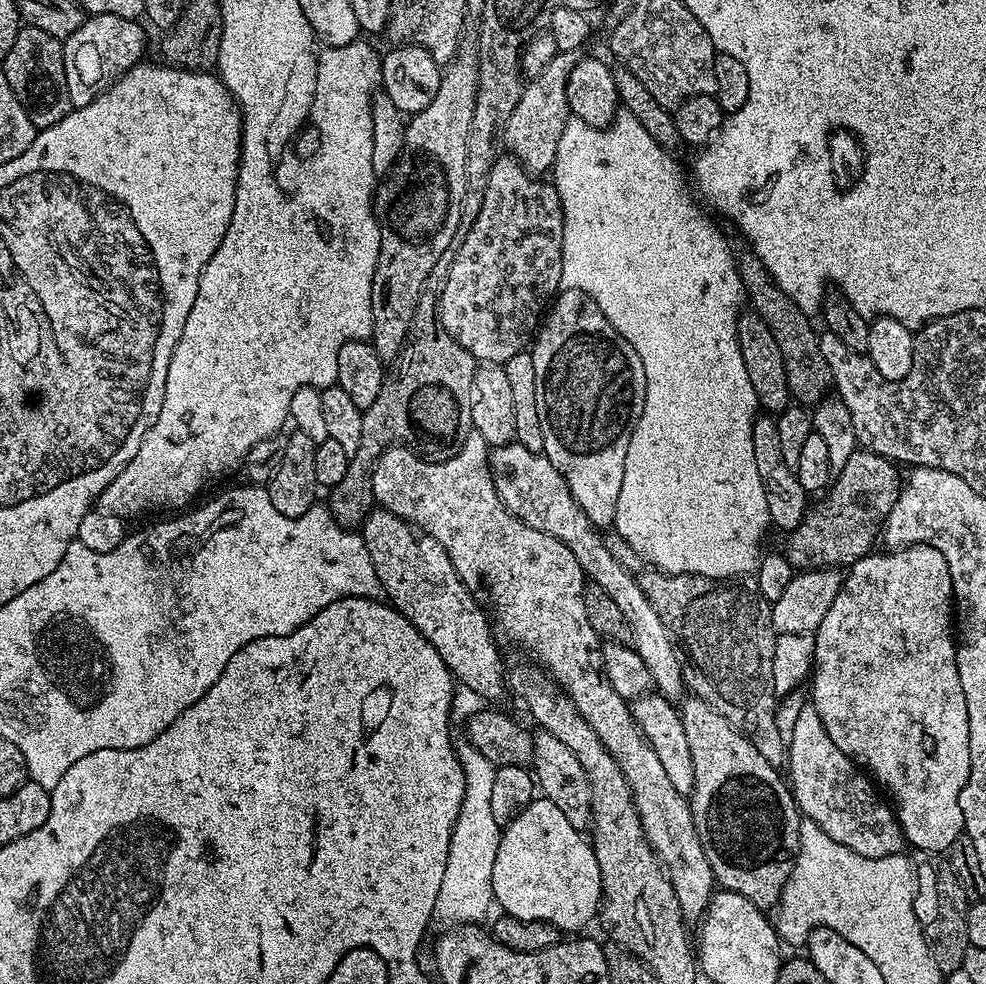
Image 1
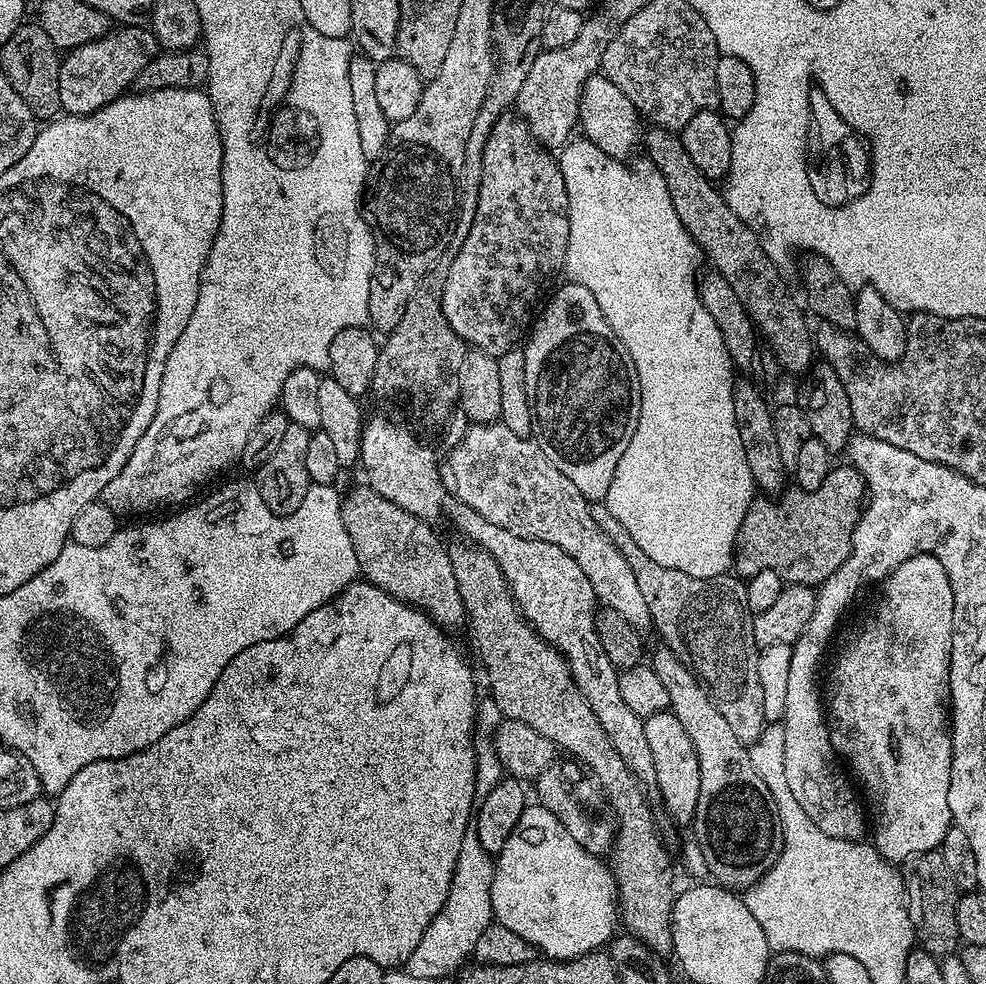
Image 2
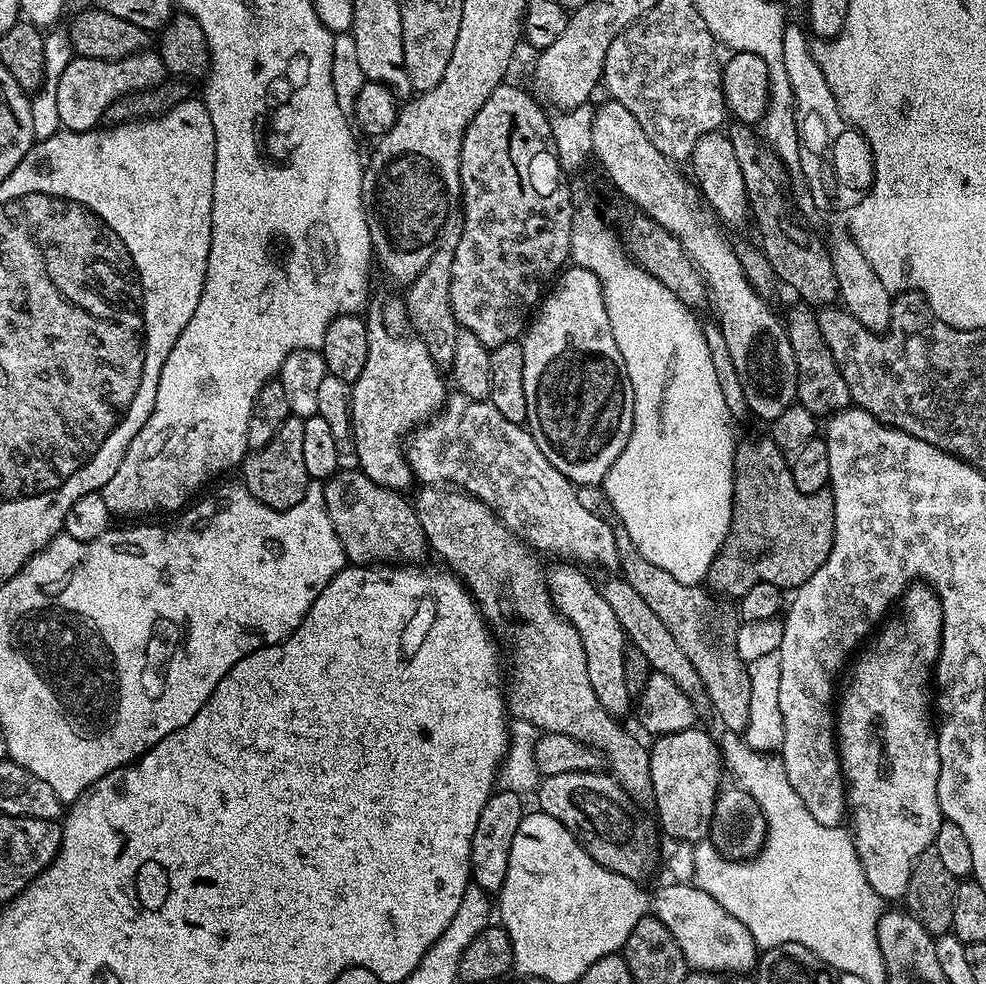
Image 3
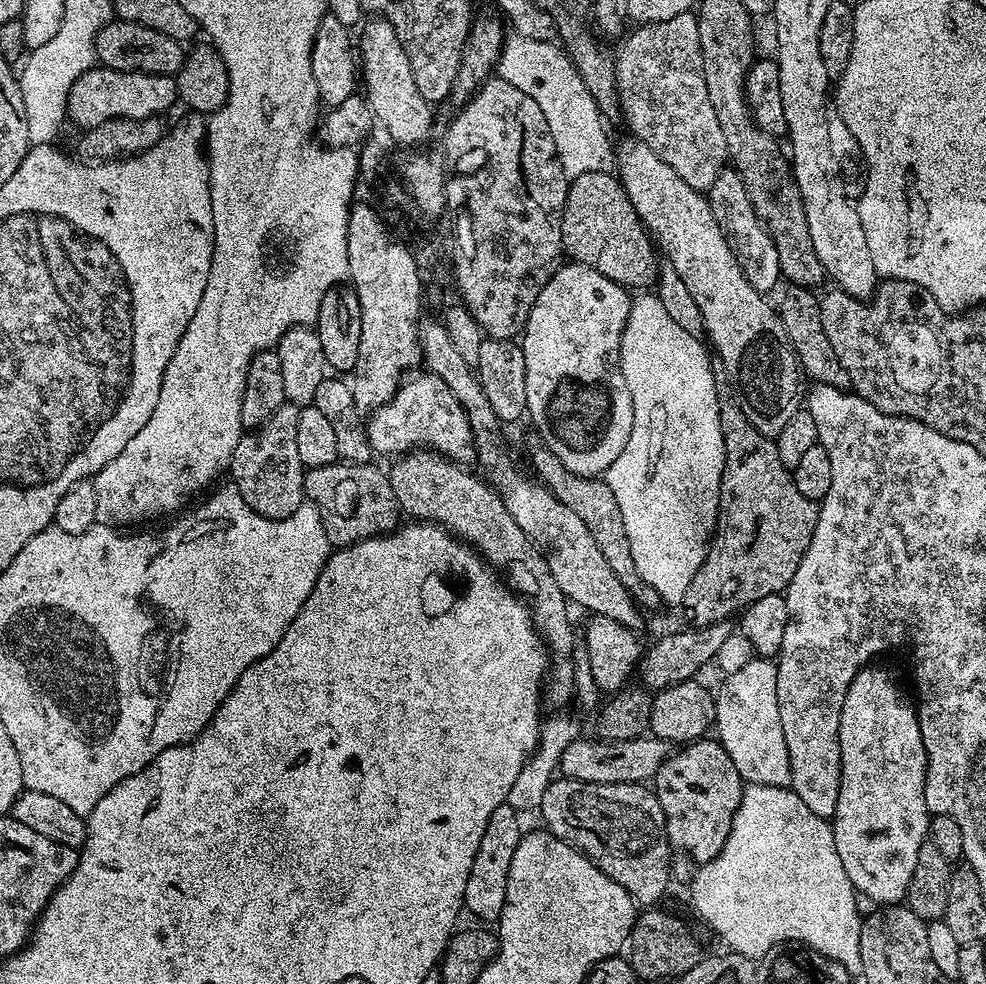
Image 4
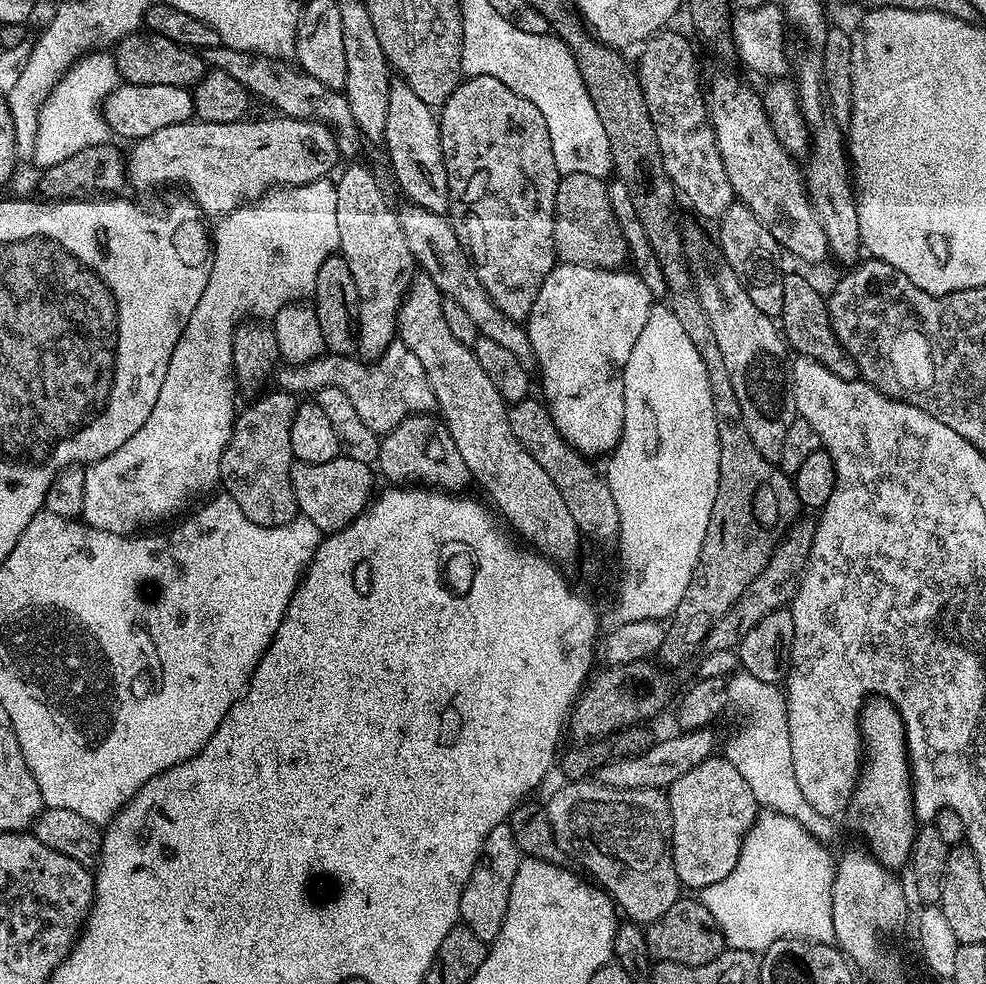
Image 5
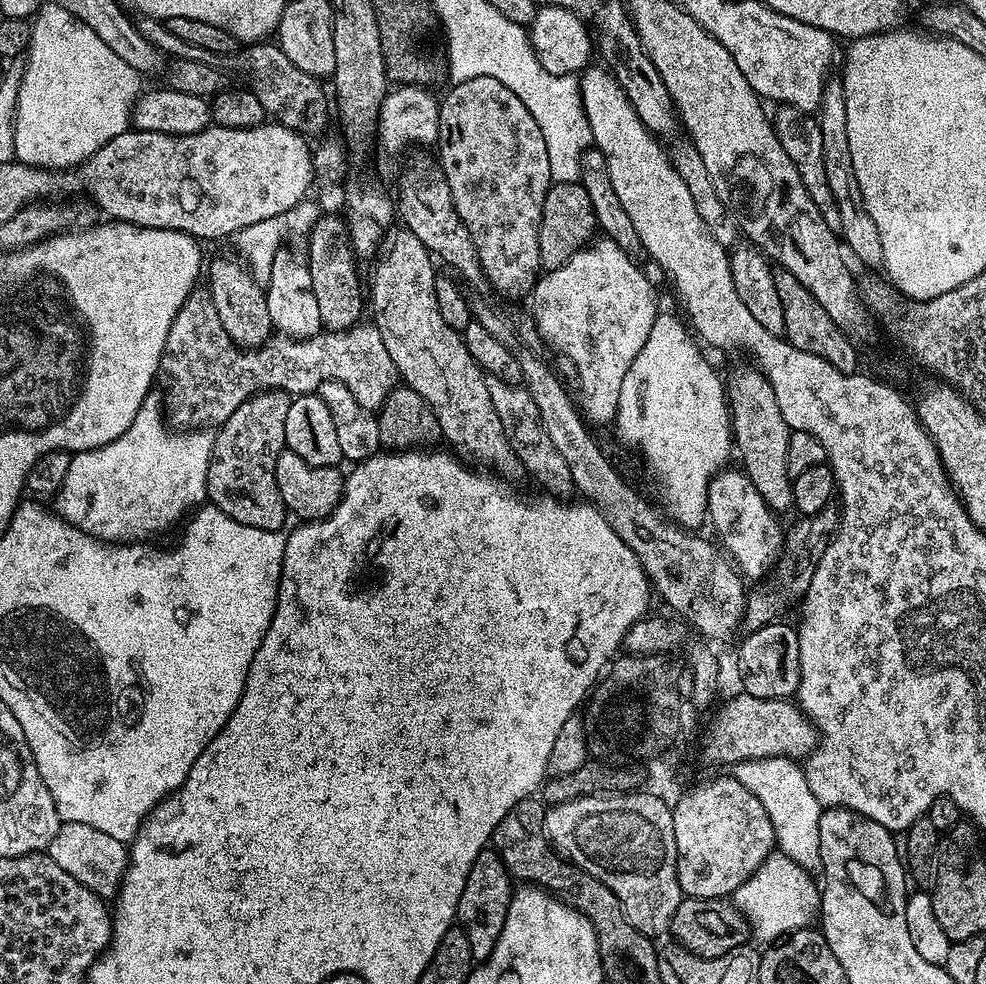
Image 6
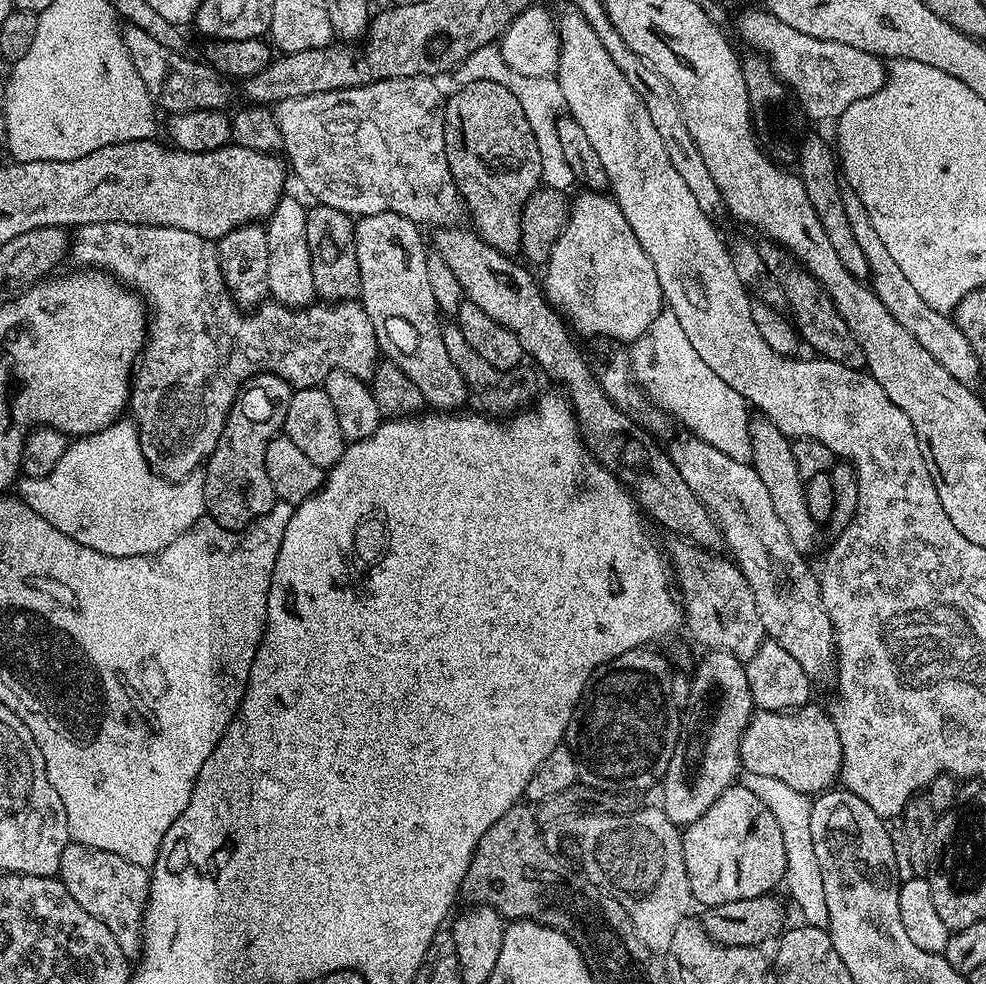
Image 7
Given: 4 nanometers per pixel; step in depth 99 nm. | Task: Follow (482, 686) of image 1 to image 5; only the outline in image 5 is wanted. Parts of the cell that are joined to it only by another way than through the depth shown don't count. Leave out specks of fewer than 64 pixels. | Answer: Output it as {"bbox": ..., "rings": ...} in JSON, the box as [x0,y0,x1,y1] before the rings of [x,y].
{"bbox":[290,454,376,534],"rings":[[[343,454],[324,463],[306,463],[295,459],[290,478],[295,490],[297,511],[310,518],[310,522],[318,526],[322,534],[343,532],[345,526],[360,516],[373,499],[376,476],[372,472],[371,465]]]}

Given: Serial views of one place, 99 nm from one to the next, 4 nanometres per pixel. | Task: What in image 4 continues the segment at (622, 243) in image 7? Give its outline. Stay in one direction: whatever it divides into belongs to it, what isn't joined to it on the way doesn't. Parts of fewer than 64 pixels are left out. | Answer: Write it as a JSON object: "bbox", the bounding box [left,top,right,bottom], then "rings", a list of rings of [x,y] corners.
{"bbox":[522,262,634,477],"rings":[[[568,262],[552,275],[550,282],[546,282],[546,286],[542,286],[542,294],[538,294],[522,333],[522,347],[526,358],[527,419],[529,421],[532,419],[532,424],[536,427],[537,434],[540,435],[537,436],[539,443],[549,448],[554,454],[554,458],[558,458],[558,462],[562,462],[562,466],[566,466],[566,470],[579,476],[599,477],[601,474],[607,473],[614,458],[618,458],[618,454],[622,454],[622,446],[626,446],[626,442],[630,438],[630,430],[634,426],[634,406],[630,402],[630,390],[626,386],[626,378],[620,373],[620,343],[626,326],[626,318],[631,309],[630,292],[624,285],[615,284],[610,278],[598,274],[596,268]]]}

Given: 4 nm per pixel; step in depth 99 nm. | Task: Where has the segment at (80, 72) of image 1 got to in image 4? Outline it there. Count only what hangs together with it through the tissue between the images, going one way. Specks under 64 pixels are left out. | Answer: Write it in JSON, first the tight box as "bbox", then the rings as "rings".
{"bbox":[67,66,177,130],"rings":[[[93,66],[78,78],[78,82],[74,82],[74,86],[70,86],[67,119],[73,120],[80,130],[87,130],[114,118],[141,120],[151,116],[163,117],[164,111],[177,100],[176,82],[171,76]]]}

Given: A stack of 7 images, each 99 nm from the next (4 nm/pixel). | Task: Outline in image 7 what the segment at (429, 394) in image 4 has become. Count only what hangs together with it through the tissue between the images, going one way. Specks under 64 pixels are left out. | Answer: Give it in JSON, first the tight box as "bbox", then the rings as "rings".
{"bbox":[70,222,382,482],"rings":[[[102,222],[101,224],[81,224],[79,228],[75,229],[73,236],[76,237],[73,240],[71,237],[70,248],[72,244],[72,256],[80,263],[77,265],[83,266],[88,270],[103,269],[109,276],[115,276],[121,284],[135,289],[150,305],[152,313],[148,322],[148,338],[144,342],[144,351],[139,353],[138,363],[132,373],[130,412],[133,412],[131,415],[134,417],[136,431],[140,434],[142,454],[147,458],[148,463],[152,465],[152,470],[157,472],[159,476],[163,476],[165,480],[173,482],[185,480],[187,476],[193,475],[207,461],[208,455],[212,453],[214,446],[218,442],[218,438],[222,434],[224,423],[230,414],[233,402],[235,402],[238,393],[253,376],[259,376],[262,372],[273,372],[278,378],[282,378],[287,384],[291,384],[293,389],[297,389],[317,387],[322,380],[322,369],[324,372],[332,372],[333,370],[349,372],[350,374],[354,374],[354,378],[365,382],[371,381],[372,375],[376,372],[376,366],[381,359],[382,353],[376,341],[374,326],[370,326],[370,318],[366,314],[364,305],[356,300],[313,302],[307,308],[288,308],[284,304],[264,302],[251,313],[253,316],[247,316],[249,313],[233,300],[232,294],[223,280],[222,270],[219,266],[219,250],[217,245],[198,234],[190,234],[190,230],[171,228],[170,226],[162,226],[161,224]]]}

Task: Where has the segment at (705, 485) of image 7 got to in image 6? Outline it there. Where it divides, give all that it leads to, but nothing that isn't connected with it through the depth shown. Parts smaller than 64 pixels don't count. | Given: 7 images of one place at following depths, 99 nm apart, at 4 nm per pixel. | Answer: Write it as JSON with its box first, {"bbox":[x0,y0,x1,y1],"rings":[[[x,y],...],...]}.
{"bbox":[707,470,785,582],"rings":[[[721,470],[712,477],[708,487],[707,519],[712,520],[716,532],[720,535],[719,543],[723,551],[734,561],[740,576],[745,581],[760,582],[767,572],[781,558],[784,550],[785,529],[778,521],[777,513],[762,498],[758,486],[748,477],[747,472]]]}

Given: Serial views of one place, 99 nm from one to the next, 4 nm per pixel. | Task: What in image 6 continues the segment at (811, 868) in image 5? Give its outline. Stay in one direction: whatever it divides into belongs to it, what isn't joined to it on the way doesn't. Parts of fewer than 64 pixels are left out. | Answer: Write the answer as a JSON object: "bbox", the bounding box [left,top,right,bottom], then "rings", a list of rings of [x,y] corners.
{"bbox":[734,854,820,942],"rings":[[[773,854],[767,856],[757,872],[747,880],[734,893],[736,909],[748,919],[750,932],[753,937],[764,942],[775,942],[789,932],[797,932],[799,928],[807,928],[817,919],[820,911],[820,888],[814,881],[813,873],[807,872],[798,862],[794,862],[789,856]]]}

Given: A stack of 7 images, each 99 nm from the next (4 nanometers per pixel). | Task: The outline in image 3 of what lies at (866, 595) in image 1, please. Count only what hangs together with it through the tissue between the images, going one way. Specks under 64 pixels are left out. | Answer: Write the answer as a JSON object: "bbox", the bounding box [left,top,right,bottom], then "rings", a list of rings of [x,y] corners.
{"bbox":[834,582,942,902],"rings":[[[916,582],[905,591],[902,599],[899,601],[898,609],[899,608],[901,616],[898,617],[897,620],[889,619],[887,623],[875,633],[874,639],[871,641],[873,644],[870,645],[871,643],[869,643],[867,647],[855,657],[855,660],[857,659],[856,665],[854,665],[854,660],[854,663],[851,665],[851,668],[853,667],[852,673],[848,676],[848,685],[846,685],[845,688],[843,685],[842,695],[838,700],[838,711],[834,716],[834,743],[840,757],[842,784],[846,789],[846,808],[848,804],[848,812],[852,815],[850,835],[856,847],[858,858],[862,862],[862,870],[866,874],[866,882],[870,882],[874,894],[878,894],[881,901],[884,902],[888,902],[888,900],[897,900],[897,902],[903,901],[906,890],[908,889],[908,883],[910,882],[910,874],[914,870],[914,862],[927,848],[931,848],[935,845],[938,826],[942,823],[940,799],[938,798],[940,759],[938,758],[938,742],[936,741],[936,729],[934,727],[934,712],[930,707],[930,681],[934,676],[936,659],[940,656],[942,606],[940,605],[940,599],[937,598],[936,593],[932,591],[927,583]]]}

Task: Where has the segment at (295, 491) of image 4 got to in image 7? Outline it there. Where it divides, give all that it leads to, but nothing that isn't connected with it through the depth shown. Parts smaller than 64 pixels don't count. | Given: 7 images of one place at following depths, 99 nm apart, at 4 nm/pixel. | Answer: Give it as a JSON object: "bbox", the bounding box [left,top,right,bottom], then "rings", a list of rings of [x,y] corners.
{"bbox":[202,372,293,529],"rings":[[[262,372],[259,376],[253,376],[248,381],[246,387],[233,402],[222,434],[202,468],[204,507],[207,515],[211,519],[217,520],[224,528],[247,529],[251,525],[248,524],[251,520],[259,521],[267,512],[276,507],[278,497],[270,482],[270,474],[266,474],[266,446],[270,446],[270,442],[275,436],[281,435],[286,422],[286,410],[290,406],[293,391],[291,384],[287,384],[285,380],[278,378],[273,372]]]}

